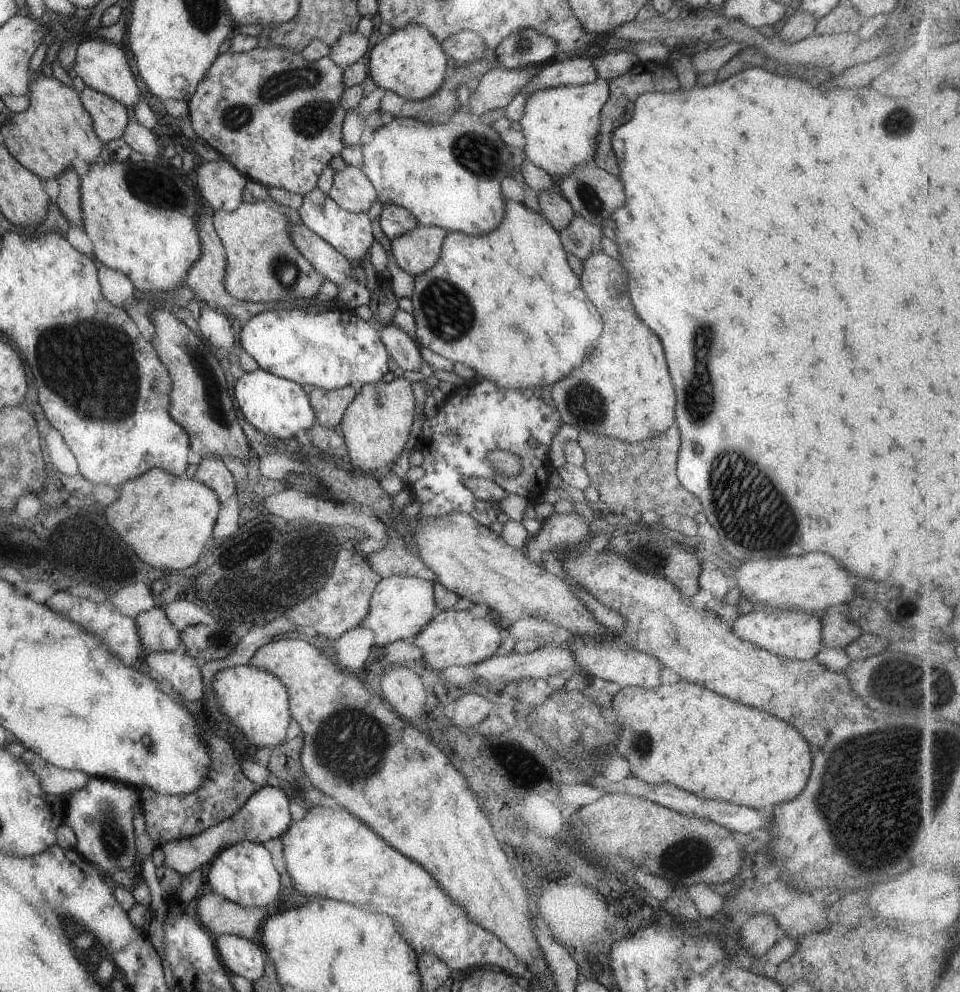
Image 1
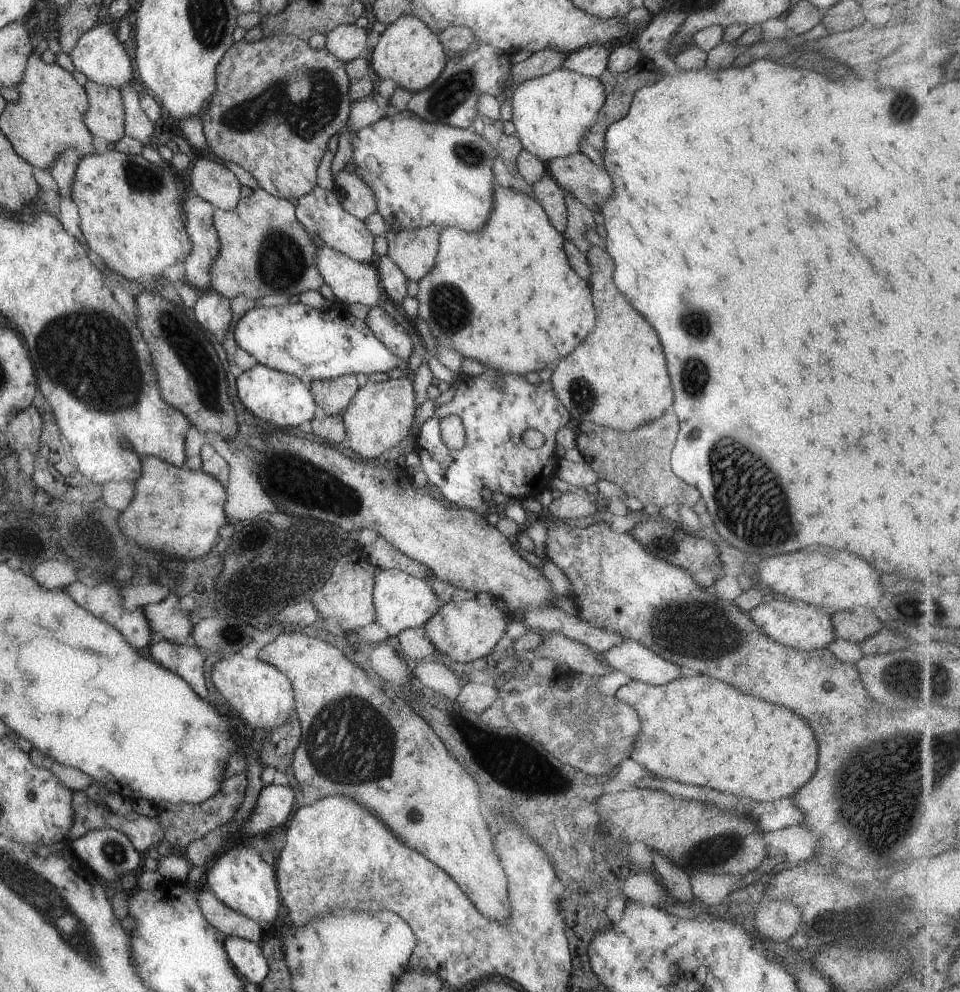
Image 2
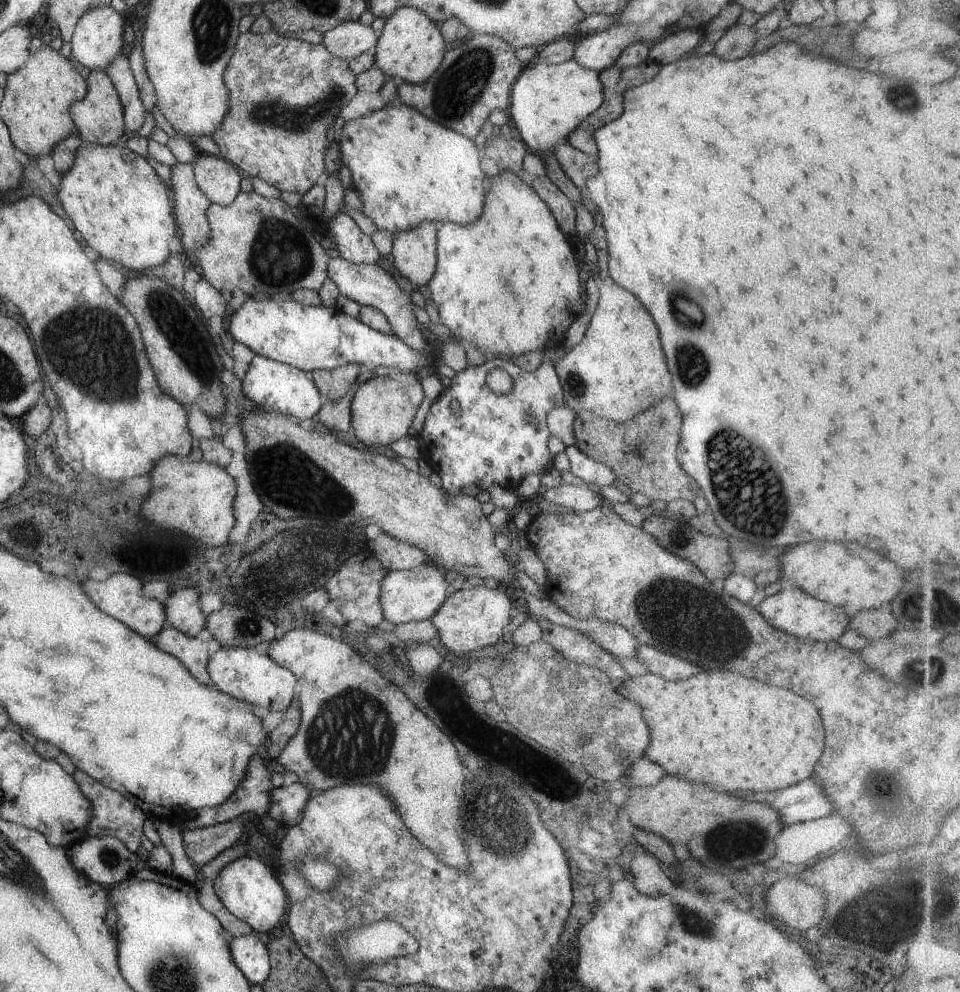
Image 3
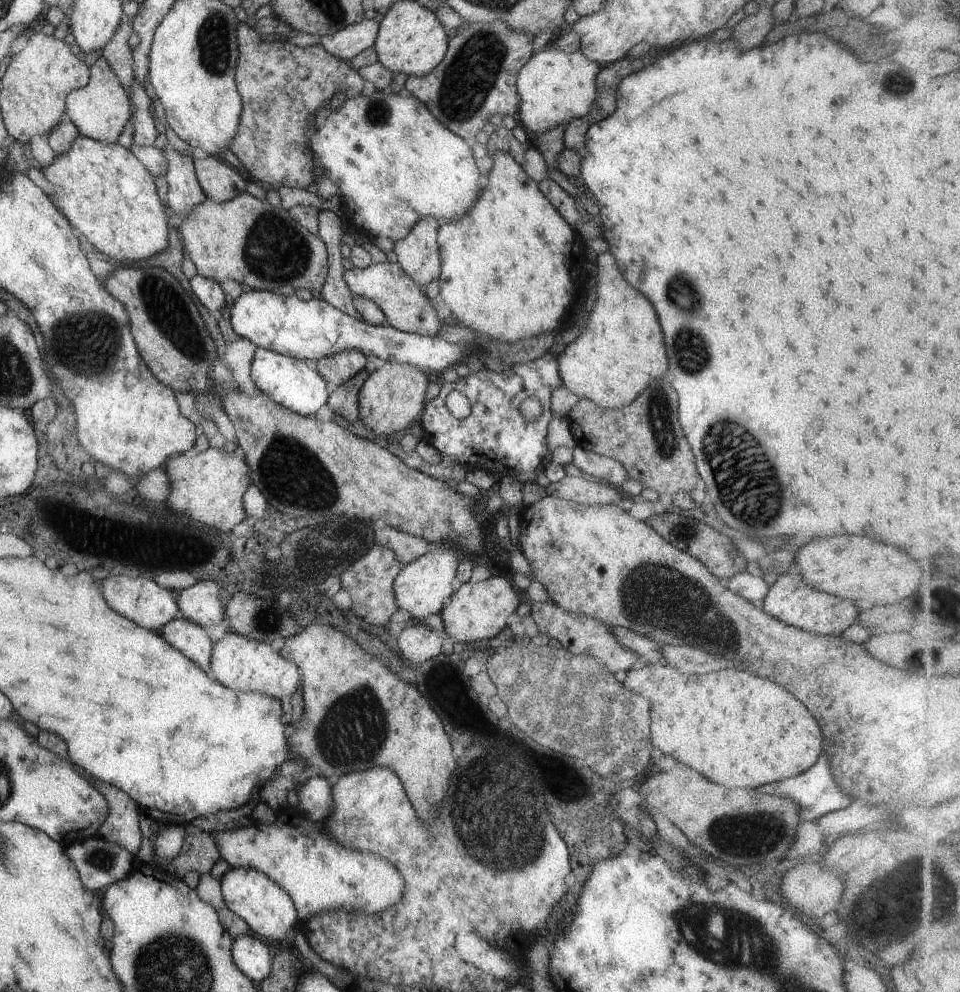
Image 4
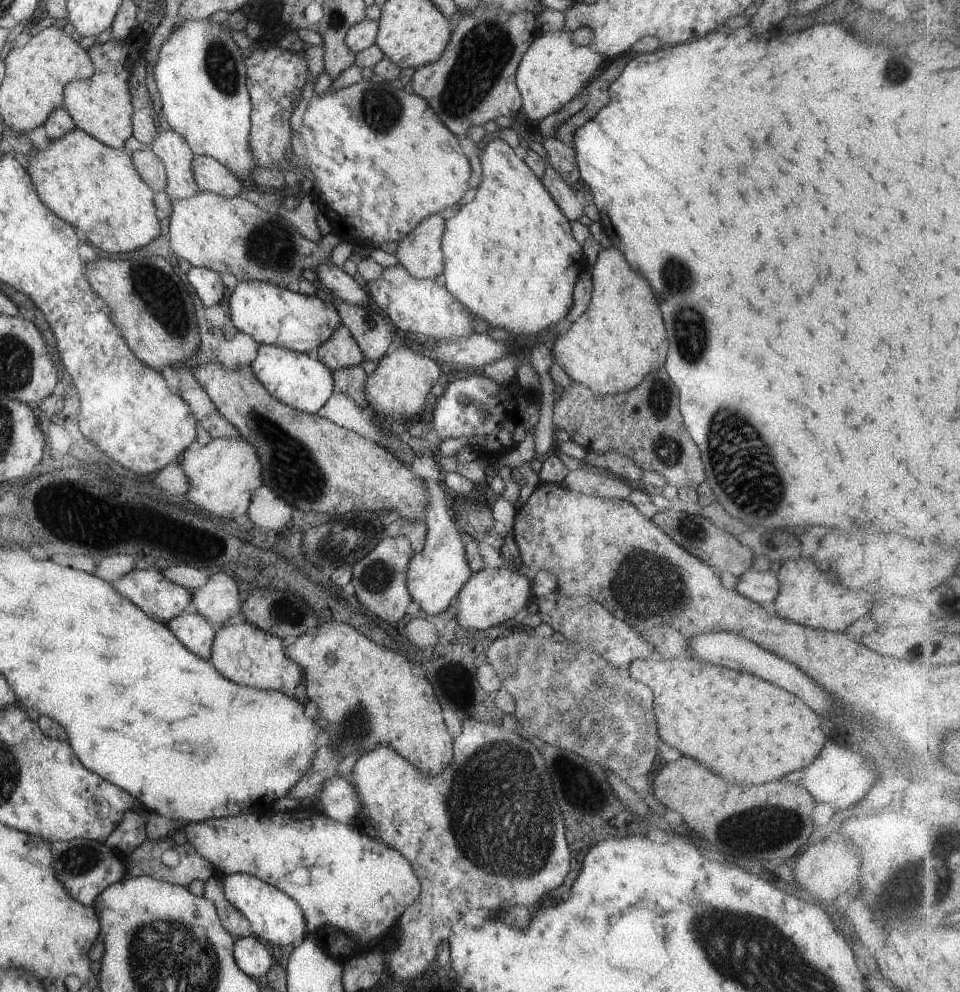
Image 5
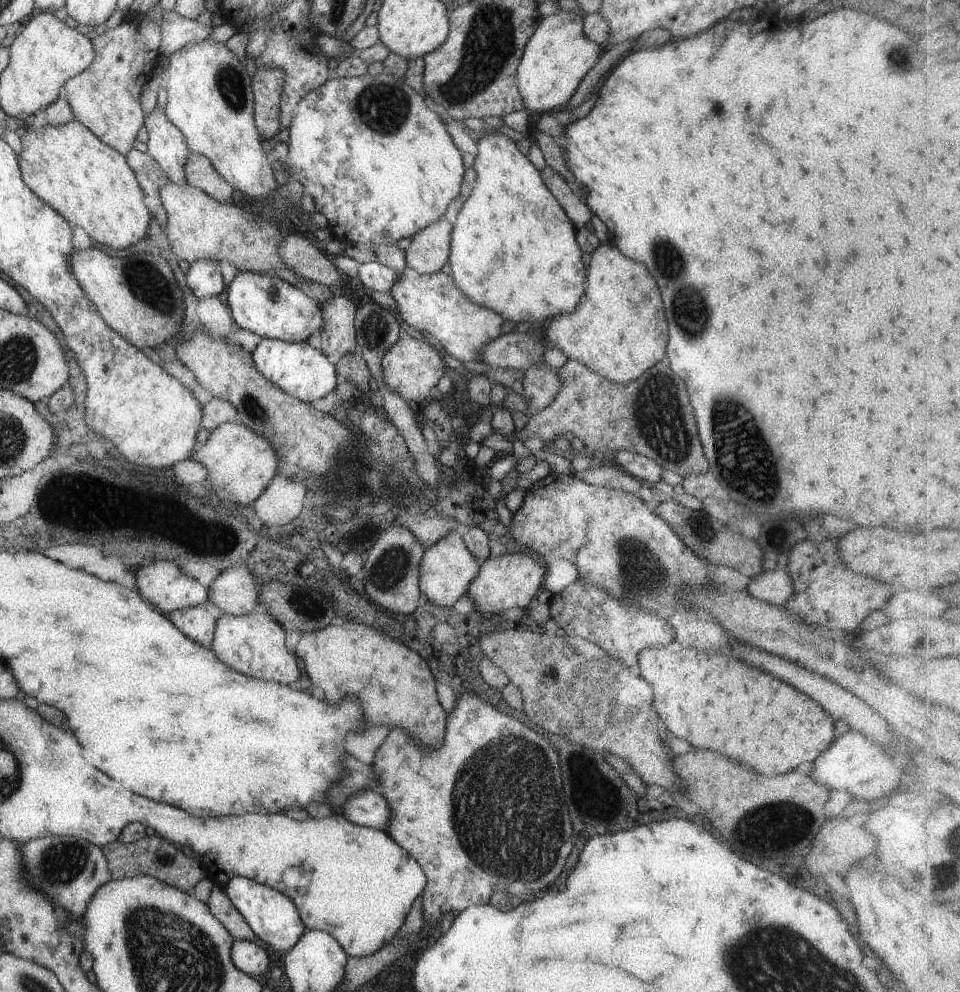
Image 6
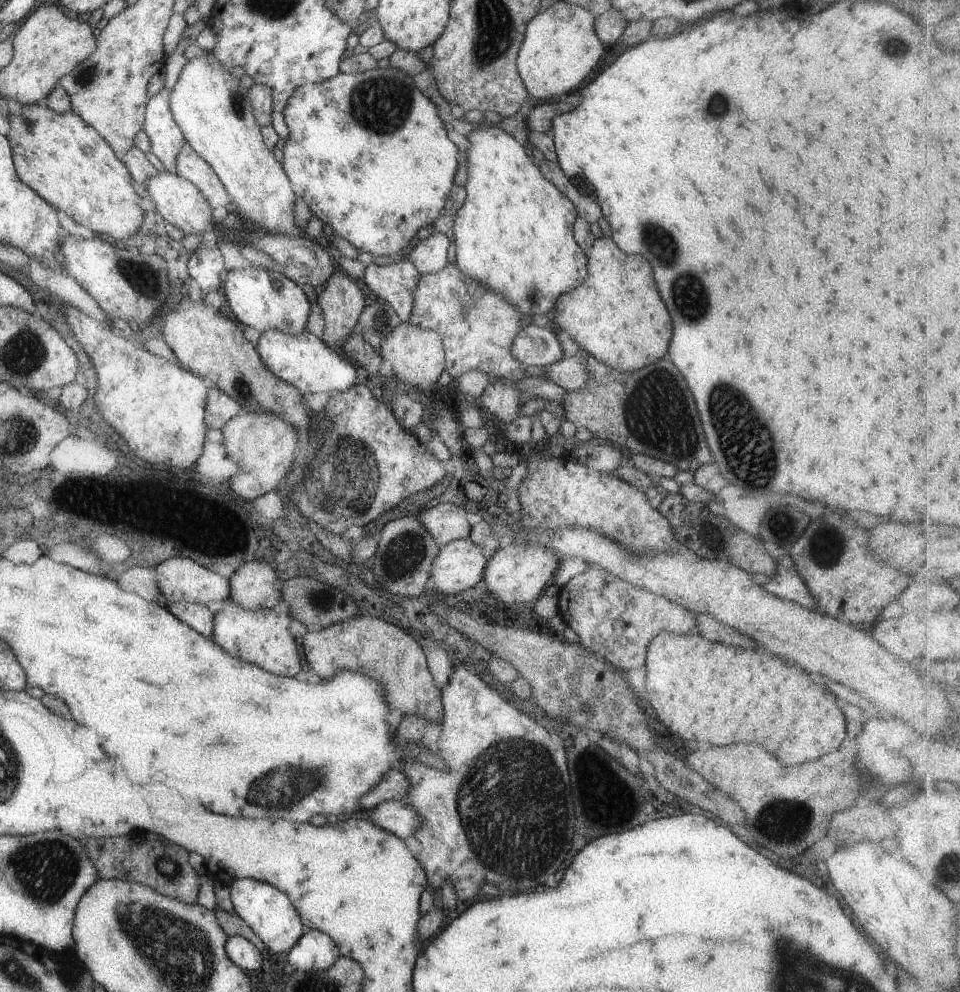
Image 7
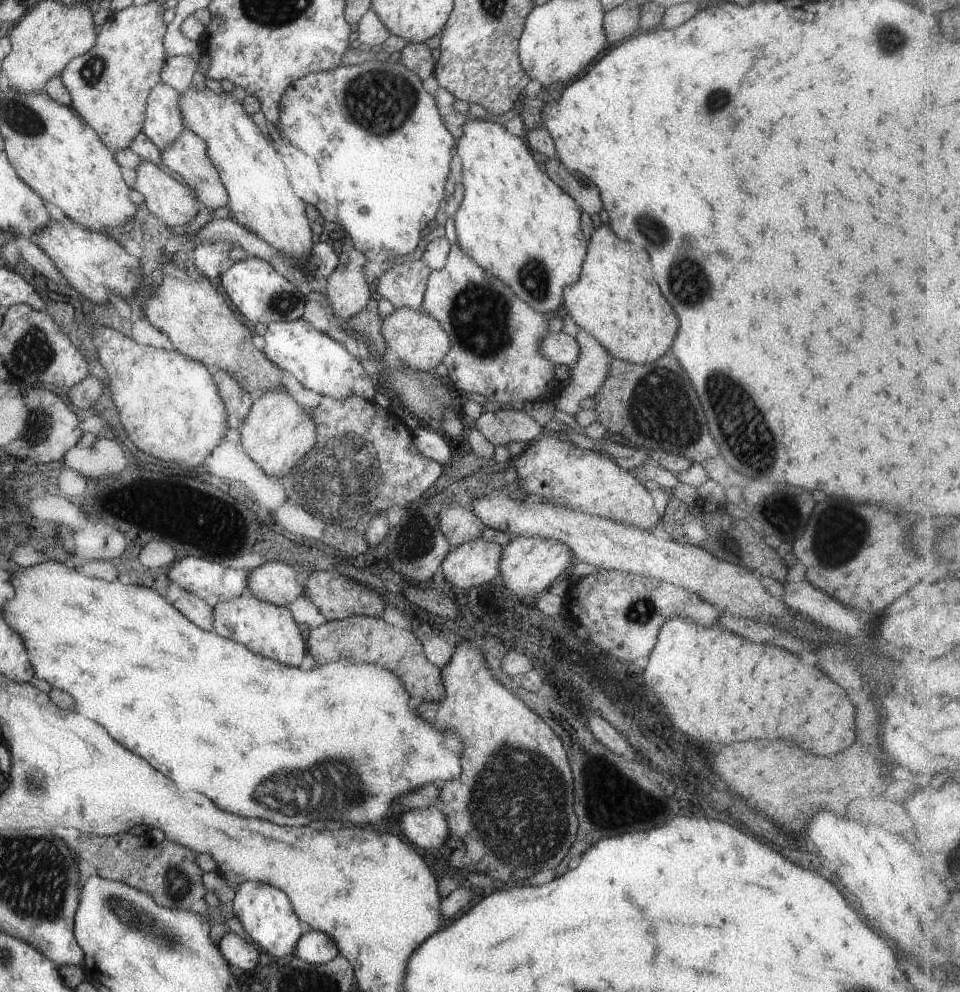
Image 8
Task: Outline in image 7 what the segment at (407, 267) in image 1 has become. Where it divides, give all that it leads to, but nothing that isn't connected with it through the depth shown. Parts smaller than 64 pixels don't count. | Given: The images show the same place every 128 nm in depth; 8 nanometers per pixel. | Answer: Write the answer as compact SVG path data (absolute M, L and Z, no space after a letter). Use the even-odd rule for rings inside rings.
M435 230L425 240L413 242L402 257L409 260L419 275L437 273L447 263L447 249L451 243L450 234L444 230Z

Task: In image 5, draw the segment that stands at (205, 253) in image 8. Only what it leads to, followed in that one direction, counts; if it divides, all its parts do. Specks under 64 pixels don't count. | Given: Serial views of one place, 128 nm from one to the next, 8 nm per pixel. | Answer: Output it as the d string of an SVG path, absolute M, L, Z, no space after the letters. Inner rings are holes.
M193 266L187 272L187 282L195 290L195 295L203 304L203 308L218 304L223 298L223 283L215 270Z

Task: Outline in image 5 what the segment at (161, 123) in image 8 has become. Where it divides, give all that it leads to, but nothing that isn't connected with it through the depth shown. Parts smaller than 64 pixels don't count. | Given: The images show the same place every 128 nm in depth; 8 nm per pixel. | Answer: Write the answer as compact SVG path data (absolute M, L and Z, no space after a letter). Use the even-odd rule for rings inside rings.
M163 130L155 134L149 148L163 164L167 186L164 192L169 198L190 198L198 188L191 174L193 154L185 138L173 130Z

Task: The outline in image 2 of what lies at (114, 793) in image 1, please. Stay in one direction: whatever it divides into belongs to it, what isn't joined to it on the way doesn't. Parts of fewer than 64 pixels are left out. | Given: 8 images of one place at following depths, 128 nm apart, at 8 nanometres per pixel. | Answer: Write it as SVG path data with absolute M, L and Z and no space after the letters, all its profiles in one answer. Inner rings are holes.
M111 827L88 830L68 847L99 880L114 880L139 864L139 854L129 839Z

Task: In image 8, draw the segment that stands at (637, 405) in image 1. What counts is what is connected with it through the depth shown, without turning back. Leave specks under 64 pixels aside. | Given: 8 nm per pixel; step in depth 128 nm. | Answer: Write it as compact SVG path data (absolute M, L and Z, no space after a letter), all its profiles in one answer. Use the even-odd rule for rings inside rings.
M600 224L586 246L579 280L565 285L563 306L573 322L590 334L613 359L636 365L653 362L672 345L677 318L651 280L647 252L635 244L621 242L608 225Z

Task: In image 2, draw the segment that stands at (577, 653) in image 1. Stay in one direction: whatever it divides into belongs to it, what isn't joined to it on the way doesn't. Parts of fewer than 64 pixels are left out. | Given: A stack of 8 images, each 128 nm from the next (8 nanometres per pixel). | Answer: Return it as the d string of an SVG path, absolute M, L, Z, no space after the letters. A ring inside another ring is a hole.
M624 640L607 652L597 653L597 658L611 668L623 672L644 684L663 685L687 671L676 664L660 658L639 642Z

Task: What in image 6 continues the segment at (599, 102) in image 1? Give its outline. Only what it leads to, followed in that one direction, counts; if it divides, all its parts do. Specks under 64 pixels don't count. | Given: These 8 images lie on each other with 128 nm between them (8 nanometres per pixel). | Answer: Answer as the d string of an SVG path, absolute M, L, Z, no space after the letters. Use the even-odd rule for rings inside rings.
M559 7L553 14L540 16L533 35L523 46L516 69L519 95L525 110L531 114L561 108L575 92L581 78L597 62L603 49L583 34L581 15L565 12Z

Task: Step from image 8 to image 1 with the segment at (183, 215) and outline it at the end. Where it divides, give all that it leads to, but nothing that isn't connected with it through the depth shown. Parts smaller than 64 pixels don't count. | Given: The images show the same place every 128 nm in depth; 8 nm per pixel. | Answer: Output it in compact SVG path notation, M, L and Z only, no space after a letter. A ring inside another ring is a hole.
M247 180L246 188L254 198L252 204L241 201L235 210L212 214L213 228L225 249L224 289L239 302L293 302L313 298L319 285L325 282L324 276L301 256L291 242L289 222L267 195L265 185Z

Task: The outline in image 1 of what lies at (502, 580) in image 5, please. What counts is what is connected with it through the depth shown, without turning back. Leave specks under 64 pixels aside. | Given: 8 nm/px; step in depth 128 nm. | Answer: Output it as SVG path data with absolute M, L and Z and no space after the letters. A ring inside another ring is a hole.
M445 609L436 611L433 618L413 636L412 643L422 650L425 666L442 671L447 666L467 666L485 660L495 654L499 643L504 639L500 620L472 617L467 611Z

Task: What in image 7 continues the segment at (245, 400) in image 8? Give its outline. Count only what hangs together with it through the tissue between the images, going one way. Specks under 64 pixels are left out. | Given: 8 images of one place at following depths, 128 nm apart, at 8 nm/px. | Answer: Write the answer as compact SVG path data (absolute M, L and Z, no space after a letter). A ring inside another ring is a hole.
M210 385L205 405L203 420L205 420L207 429L221 430L233 416L242 411L239 402L235 402L233 398L229 398L216 385Z

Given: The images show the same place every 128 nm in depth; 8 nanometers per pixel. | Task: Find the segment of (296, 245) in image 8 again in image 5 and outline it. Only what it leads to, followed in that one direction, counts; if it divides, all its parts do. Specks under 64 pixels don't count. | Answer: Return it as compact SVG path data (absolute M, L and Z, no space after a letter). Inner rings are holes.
M179 20L159 48L153 74L161 98L162 117L171 130L183 136L193 155L207 156L225 166L239 182L251 179L259 164L249 148L251 102L245 87L246 67L242 51L235 44L234 31L224 23L205 20Z

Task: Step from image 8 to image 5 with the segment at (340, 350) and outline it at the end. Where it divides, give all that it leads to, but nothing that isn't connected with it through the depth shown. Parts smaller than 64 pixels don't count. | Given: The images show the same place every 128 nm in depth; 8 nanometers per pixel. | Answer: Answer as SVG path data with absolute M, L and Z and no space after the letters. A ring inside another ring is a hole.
M259 344L256 356L250 363L253 374L265 390L283 405L308 414L316 414L317 410L327 402L333 391L333 374L331 370L318 360L311 360L303 352L286 350L277 346Z

